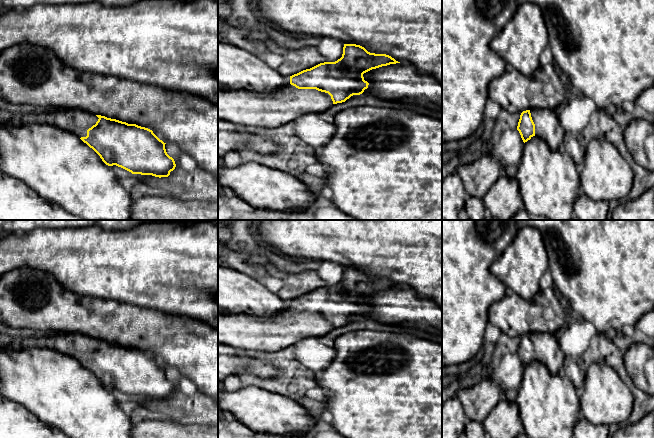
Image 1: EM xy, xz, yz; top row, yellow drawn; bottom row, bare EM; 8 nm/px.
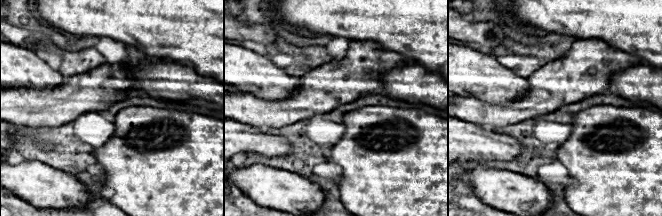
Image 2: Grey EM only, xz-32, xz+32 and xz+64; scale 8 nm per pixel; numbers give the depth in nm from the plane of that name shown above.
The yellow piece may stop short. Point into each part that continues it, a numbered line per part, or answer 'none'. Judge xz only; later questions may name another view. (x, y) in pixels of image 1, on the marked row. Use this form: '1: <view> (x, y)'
1: xz (255, 111)

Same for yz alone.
1: yz (547, 123)

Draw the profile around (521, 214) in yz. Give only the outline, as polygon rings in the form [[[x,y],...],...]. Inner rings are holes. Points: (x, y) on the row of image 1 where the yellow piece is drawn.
[[[519,210],[515,215],[513,215],[509,220],[548,220],[544,216],[530,217],[525,210]]]

